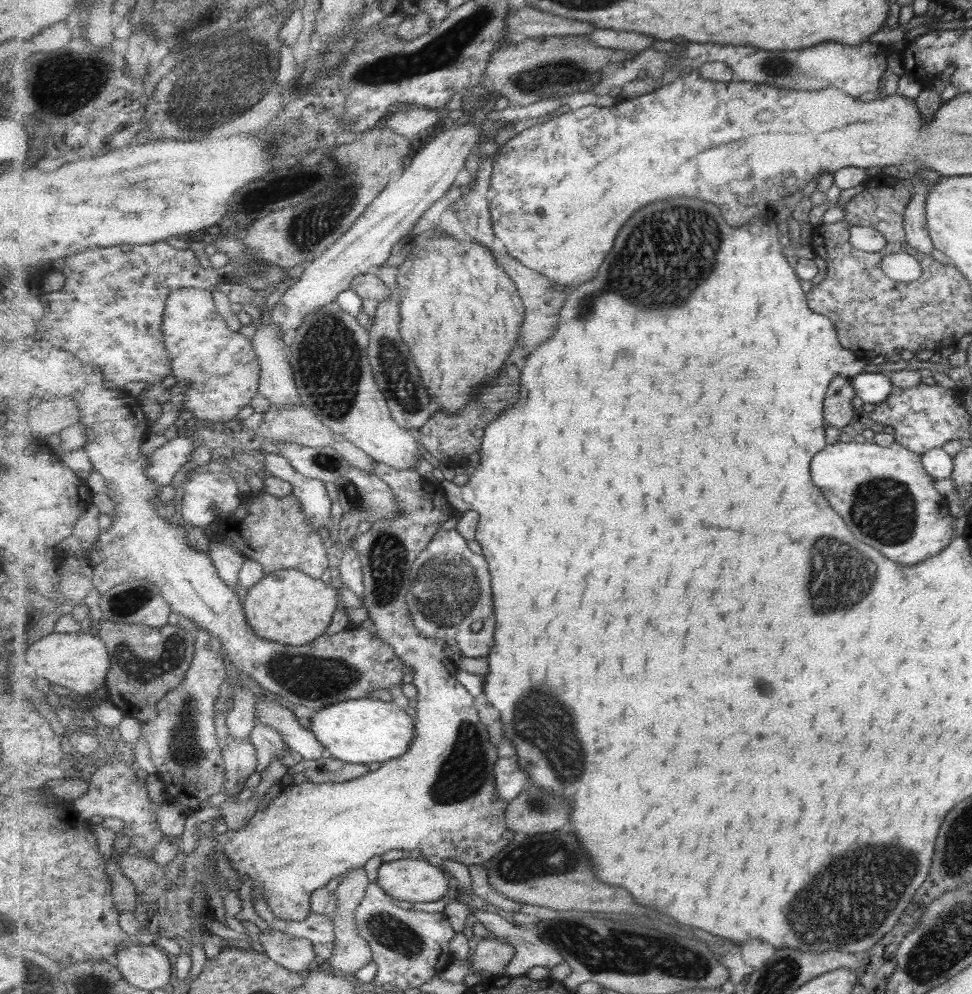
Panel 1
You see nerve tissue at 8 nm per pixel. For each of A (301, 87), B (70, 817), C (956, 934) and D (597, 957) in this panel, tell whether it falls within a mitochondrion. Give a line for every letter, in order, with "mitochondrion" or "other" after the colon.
A: mitochondrion
B: other
C: mitochondrion
D: mitochondrion

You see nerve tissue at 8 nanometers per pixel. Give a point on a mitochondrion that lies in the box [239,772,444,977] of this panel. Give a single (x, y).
(388, 931)

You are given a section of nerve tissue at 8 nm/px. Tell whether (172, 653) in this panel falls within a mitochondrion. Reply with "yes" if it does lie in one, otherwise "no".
yes

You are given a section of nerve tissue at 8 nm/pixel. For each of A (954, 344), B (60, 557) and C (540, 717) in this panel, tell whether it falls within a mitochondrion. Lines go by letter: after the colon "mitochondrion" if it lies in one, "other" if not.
A: other
B: other
C: mitochondrion

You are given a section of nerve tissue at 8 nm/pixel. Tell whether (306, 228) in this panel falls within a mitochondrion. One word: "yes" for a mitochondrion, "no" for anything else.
yes

